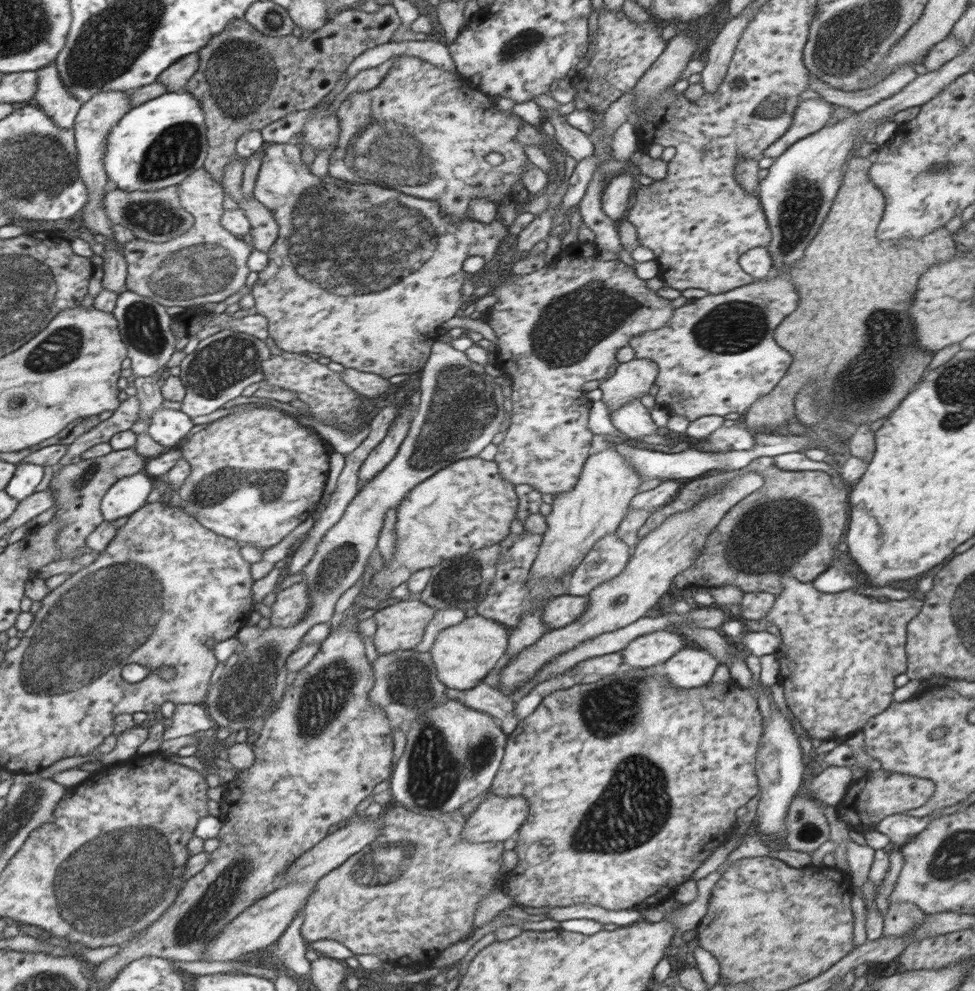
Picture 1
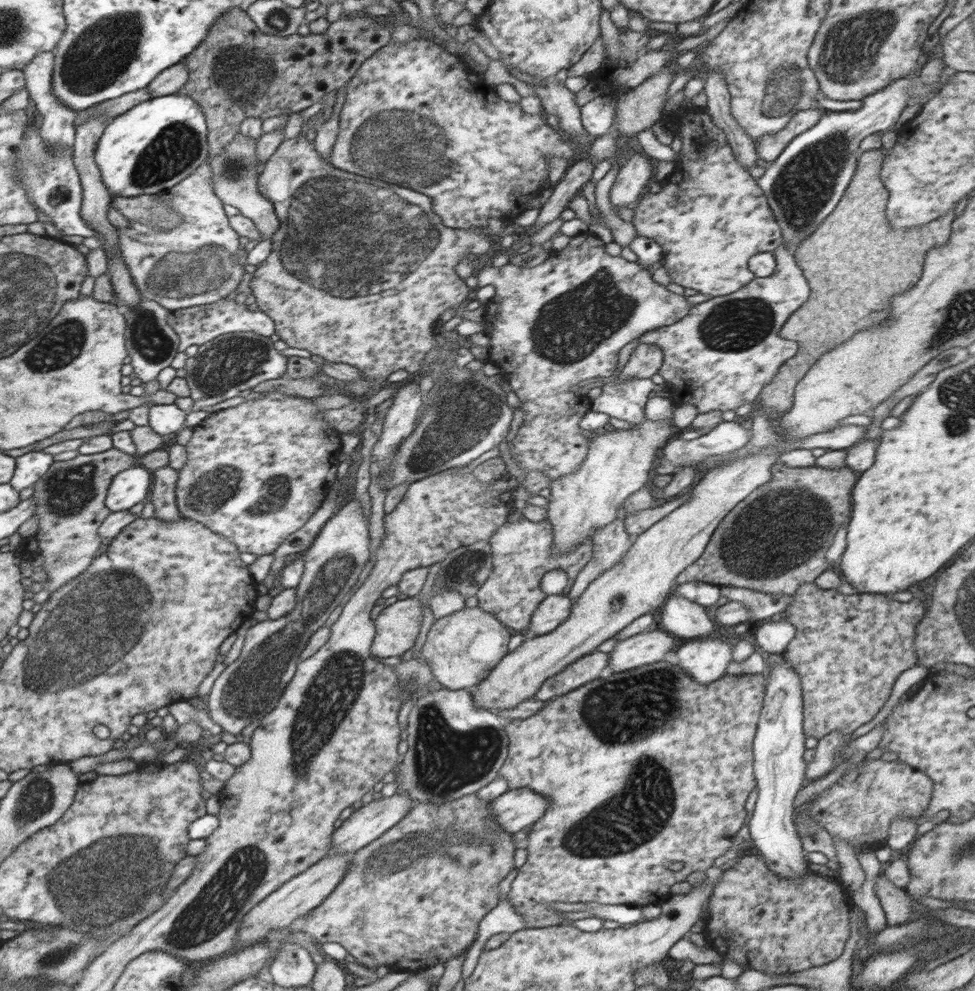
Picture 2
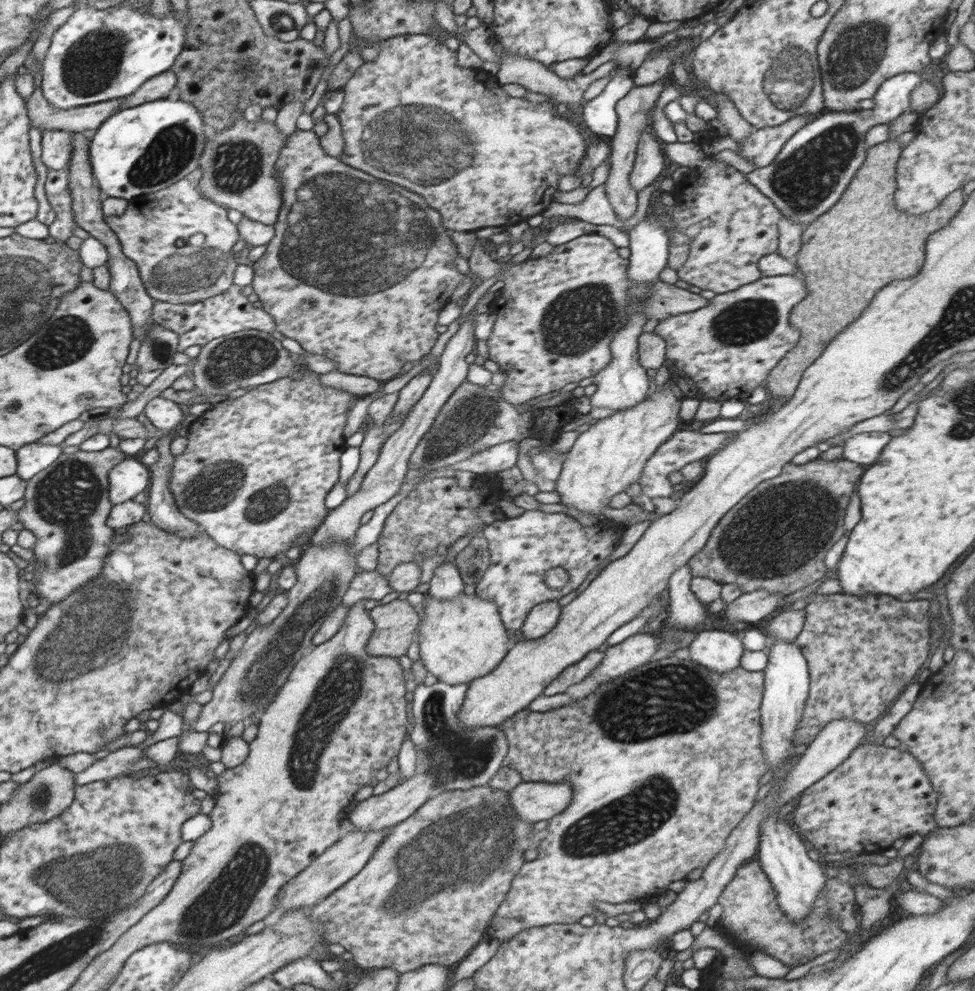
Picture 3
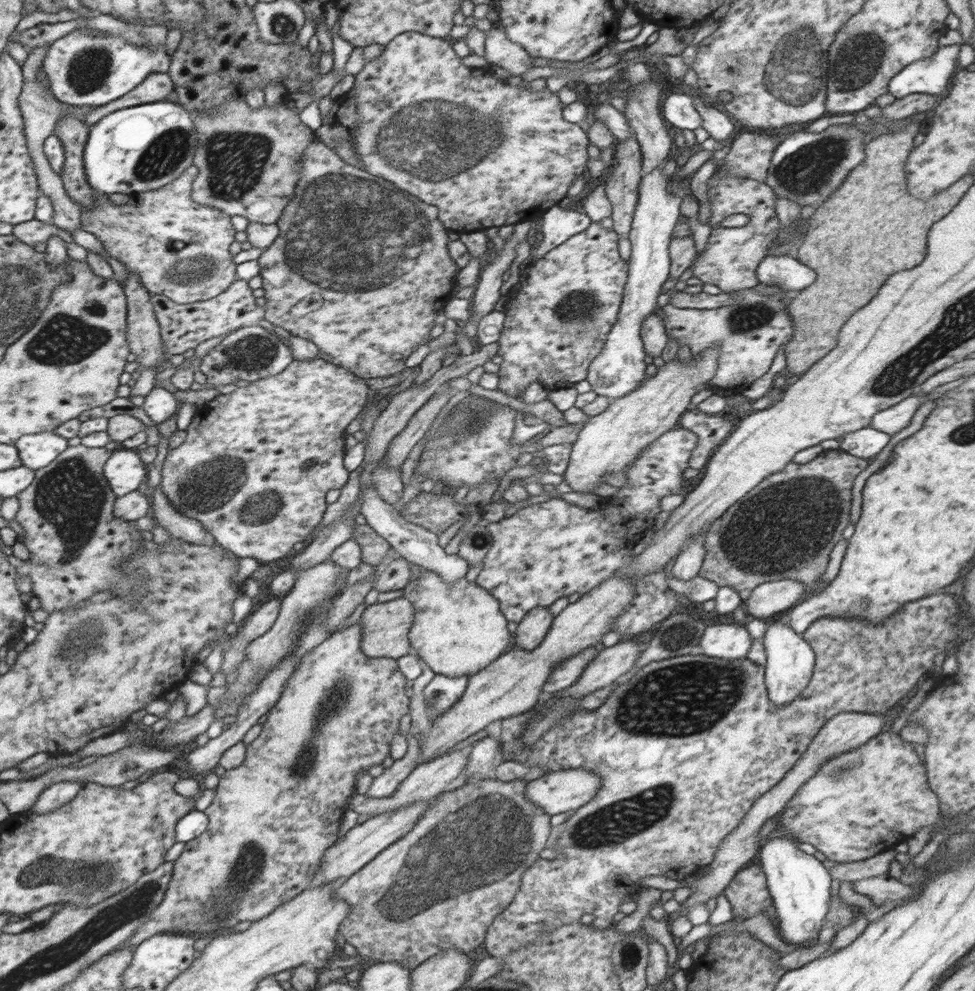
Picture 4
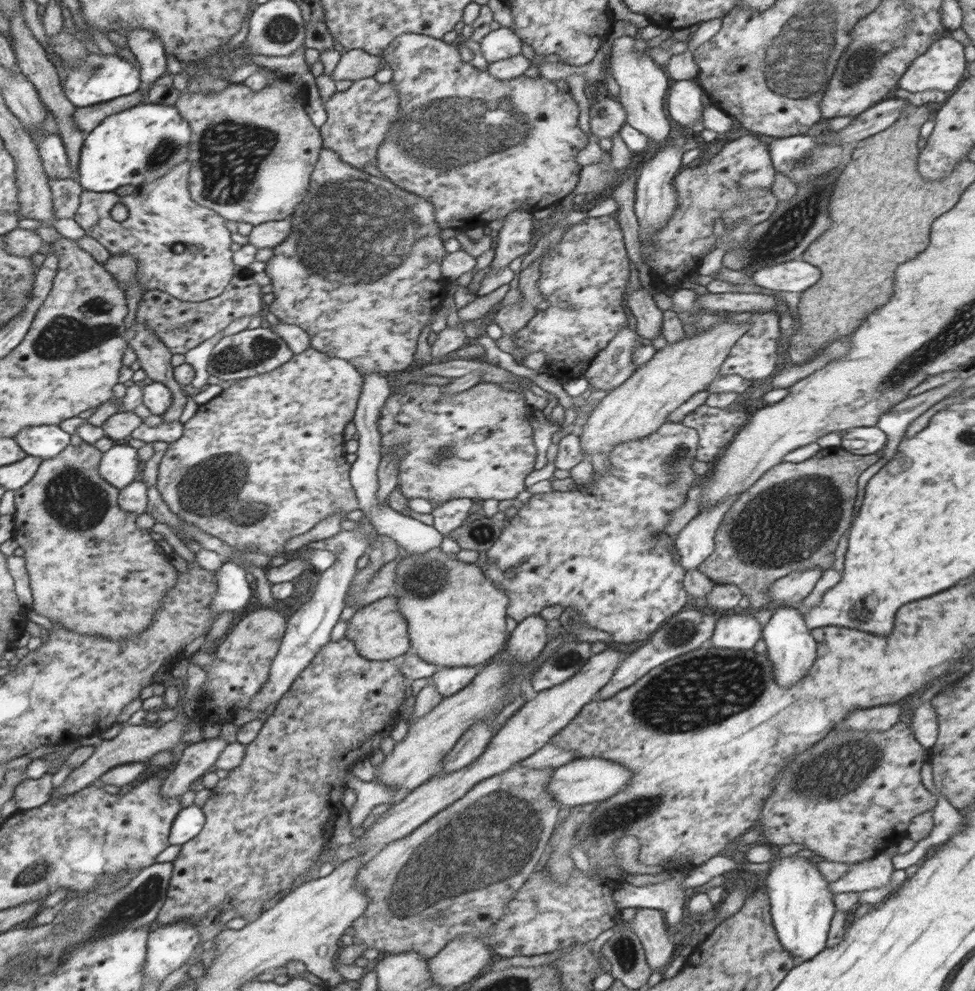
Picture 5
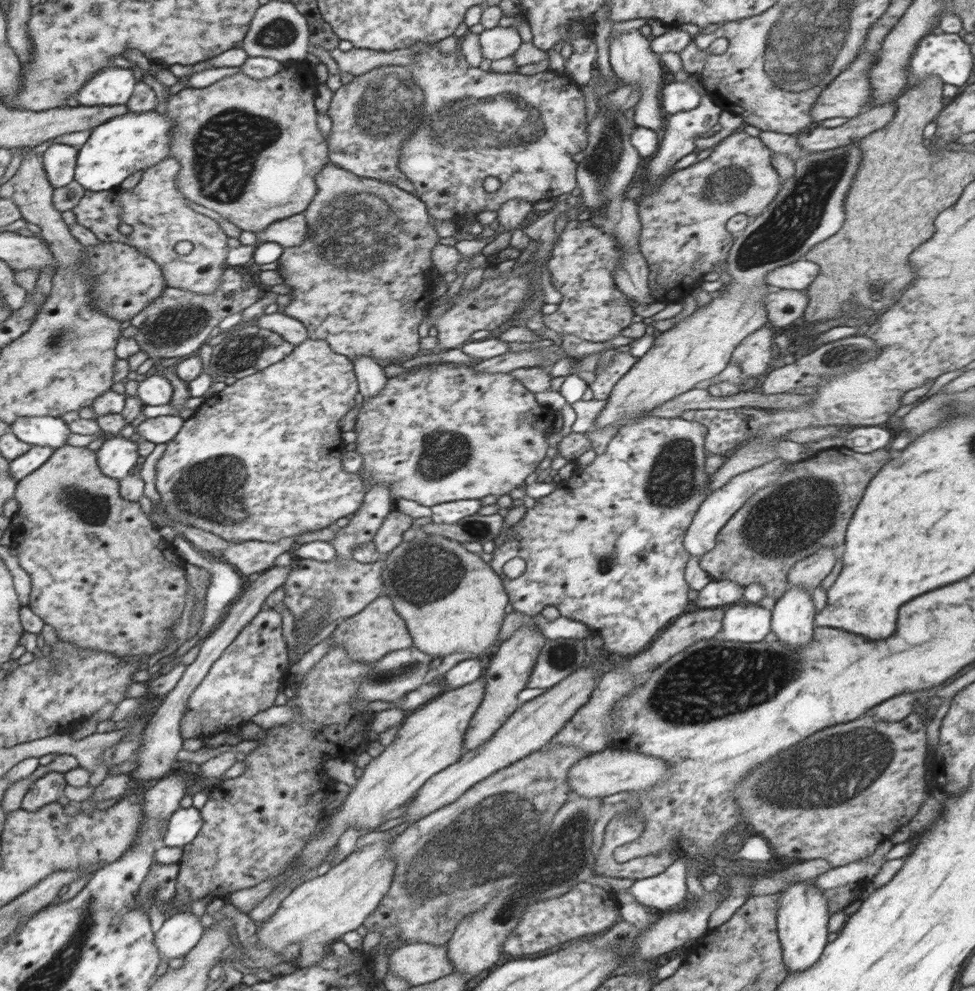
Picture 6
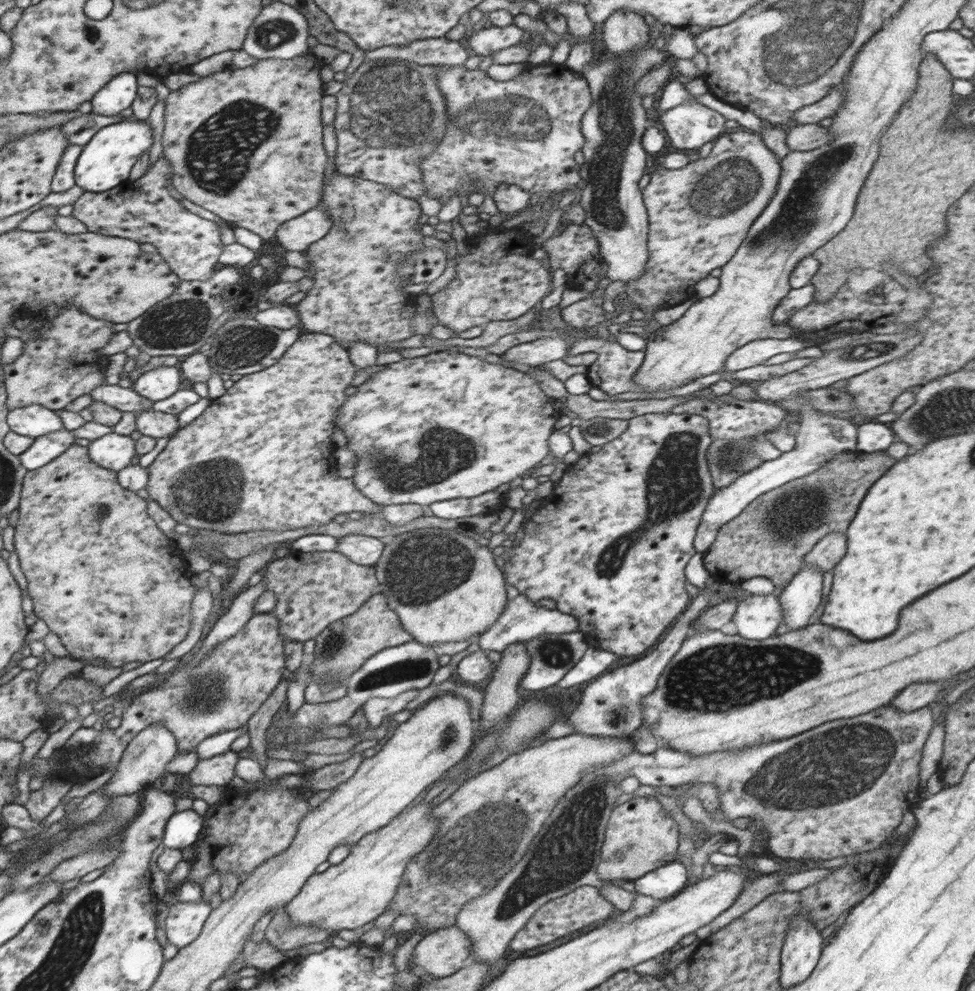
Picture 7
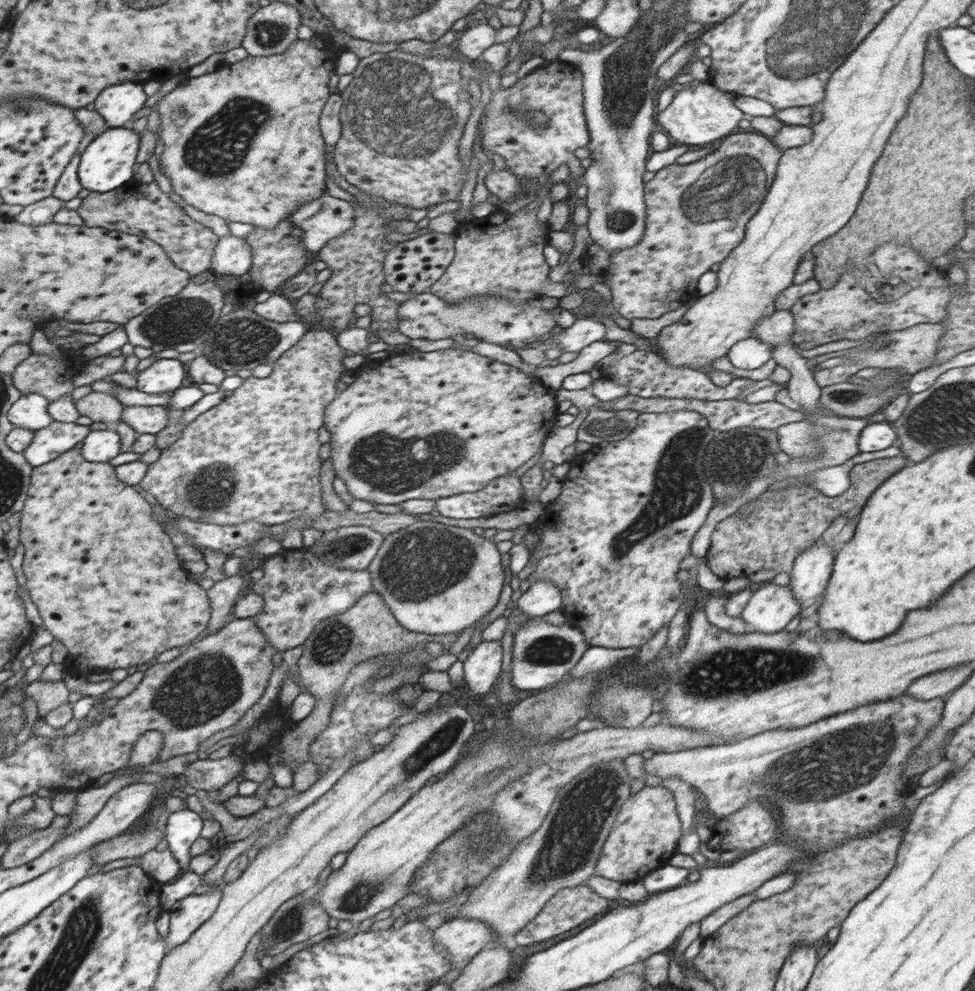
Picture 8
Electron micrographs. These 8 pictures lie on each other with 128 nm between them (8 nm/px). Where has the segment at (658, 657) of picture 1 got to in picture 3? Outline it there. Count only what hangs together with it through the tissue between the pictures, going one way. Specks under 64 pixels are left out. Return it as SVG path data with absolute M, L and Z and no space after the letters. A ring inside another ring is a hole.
M650 633L635 634L614 646L609 646L604 653L603 660L592 670L589 677L603 684L651 662L652 656L659 650L659 640Z

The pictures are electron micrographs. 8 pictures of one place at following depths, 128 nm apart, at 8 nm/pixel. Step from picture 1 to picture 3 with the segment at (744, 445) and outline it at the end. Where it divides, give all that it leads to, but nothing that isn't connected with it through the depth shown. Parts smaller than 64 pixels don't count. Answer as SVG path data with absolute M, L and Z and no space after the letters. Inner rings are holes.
M676 431L668 440L664 441L658 450L644 463L644 470L638 483L642 486L642 491L638 497L632 500L632 502L642 510L646 512L653 512L656 510L655 498L656 497L669 497L674 490L674 485L668 479L670 472L680 471L684 466L691 462L698 461L700 459L708 459L714 453L717 453L720 449L724 448L724 445L728 445L728 441L734 439L736 432L720 432L720 433L700 433L699 431Z

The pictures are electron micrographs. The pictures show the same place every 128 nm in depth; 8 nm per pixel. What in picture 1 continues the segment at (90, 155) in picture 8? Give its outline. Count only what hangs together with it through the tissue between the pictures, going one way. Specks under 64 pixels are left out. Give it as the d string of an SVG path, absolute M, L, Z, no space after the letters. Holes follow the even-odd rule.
M168 91L136 106L108 135L104 168L111 187L125 192L176 187L206 160L206 126L200 102L190 93Z

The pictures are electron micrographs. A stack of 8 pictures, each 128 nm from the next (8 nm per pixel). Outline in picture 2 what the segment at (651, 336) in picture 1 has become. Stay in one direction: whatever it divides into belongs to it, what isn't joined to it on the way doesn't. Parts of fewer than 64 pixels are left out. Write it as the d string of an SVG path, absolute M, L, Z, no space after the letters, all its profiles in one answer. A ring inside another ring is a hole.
M780 245L773 255L776 270L770 276L750 281L732 294L710 297L705 302L693 305L690 312L674 324L640 335L640 343L656 345L664 353L659 374L664 378L675 406L690 403L696 406L698 412L704 413L710 409L726 412L736 410L743 404L754 404L762 389L774 379L780 366L798 352L798 341L788 340L779 333L790 315L806 302L810 288L804 280L803 270L796 264L794 250Z

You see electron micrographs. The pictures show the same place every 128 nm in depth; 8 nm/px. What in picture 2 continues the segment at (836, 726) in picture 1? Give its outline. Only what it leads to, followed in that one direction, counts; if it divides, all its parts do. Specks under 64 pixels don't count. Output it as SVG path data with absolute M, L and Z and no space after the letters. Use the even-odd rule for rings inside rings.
M814 583L800 586L793 598L794 602L784 610L785 617L783 618L796 627L796 634L782 656L789 664L792 662L791 666L801 677L804 734L806 737L812 736L818 740L834 730L850 735L862 724L874 718L888 700L895 680L904 671L913 668L918 663L918 655L914 647L914 636L916 636L914 628L925 614L924 605L892 601L890 597L885 597L882 593L874 593L874 596L872 593L846 596L846 594L838 593L836 589L821 590Z

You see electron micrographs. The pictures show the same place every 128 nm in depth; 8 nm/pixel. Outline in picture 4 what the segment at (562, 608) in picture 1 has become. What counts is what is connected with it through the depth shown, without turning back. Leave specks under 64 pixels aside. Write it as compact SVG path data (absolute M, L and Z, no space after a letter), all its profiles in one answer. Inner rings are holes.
M544 607L534 608L526 613L526 616L518 623L514 633L514 644L522 650L534 650L552 626L550 610Z

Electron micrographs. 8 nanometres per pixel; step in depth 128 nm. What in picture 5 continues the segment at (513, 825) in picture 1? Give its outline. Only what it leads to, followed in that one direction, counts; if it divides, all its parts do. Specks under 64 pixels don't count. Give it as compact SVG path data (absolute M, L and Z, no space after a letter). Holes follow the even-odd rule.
M578 757L555 768L548 782L548 793L559 802L562 808L571 809L574 806L606 800L620 790L624 790L630 780L632 780L632 771L616 761L604 759L604 757Z

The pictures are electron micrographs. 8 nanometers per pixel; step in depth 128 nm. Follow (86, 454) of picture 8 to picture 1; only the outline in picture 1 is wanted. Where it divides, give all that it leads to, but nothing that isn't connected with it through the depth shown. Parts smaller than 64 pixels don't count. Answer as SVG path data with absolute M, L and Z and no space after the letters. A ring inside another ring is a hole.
M140 471L120 479L104 496L102 502L104 520L113 521L138 511L150 492L152 478L149 474L142 474Z

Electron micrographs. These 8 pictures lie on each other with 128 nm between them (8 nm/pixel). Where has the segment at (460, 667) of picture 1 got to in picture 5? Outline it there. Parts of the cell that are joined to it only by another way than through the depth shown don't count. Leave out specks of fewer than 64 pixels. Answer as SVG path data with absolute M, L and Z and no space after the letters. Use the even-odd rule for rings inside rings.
M441 547L426 554L404 554L396 560L397 568L393 595L399 601L396 608L406 618L412 652L429 664L442 668L460 666L485 666L494 654L503 650L510 638L506 630L508 596L501 592L483 574L476 564L465 564L455 554L445 554Z

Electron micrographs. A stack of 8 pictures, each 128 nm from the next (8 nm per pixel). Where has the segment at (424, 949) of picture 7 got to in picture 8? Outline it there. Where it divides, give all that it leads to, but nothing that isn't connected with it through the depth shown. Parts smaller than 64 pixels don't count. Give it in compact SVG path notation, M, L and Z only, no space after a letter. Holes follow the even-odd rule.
M453 917L436 928L432 937L448 951L452 969L455 969L464 968L492 940L496 940L496 931L480 919Z

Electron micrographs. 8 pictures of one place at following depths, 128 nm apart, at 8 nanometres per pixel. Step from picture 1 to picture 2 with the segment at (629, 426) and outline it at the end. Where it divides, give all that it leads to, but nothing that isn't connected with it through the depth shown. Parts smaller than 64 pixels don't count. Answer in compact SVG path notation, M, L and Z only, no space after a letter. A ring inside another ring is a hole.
M622 379L602 386L602 394L592 399L591 410L608 414L636 425L646 419L644 408L648 394L654 390L651 379Z

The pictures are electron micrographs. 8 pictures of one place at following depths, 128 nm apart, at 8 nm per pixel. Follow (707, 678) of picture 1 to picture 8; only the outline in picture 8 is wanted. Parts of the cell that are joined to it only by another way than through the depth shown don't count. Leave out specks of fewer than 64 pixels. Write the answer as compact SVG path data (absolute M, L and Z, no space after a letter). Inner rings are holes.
M767 582L756 590L741 612L750 632L778 633L802 612L801 603L790 586Z

